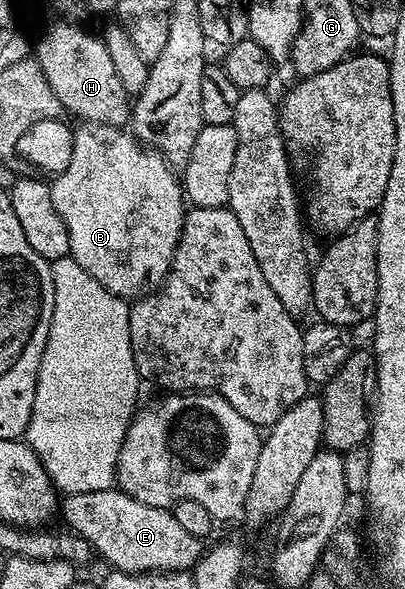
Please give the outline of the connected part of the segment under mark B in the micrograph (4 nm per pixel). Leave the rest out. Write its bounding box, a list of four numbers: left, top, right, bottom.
[50,122,188,297]

